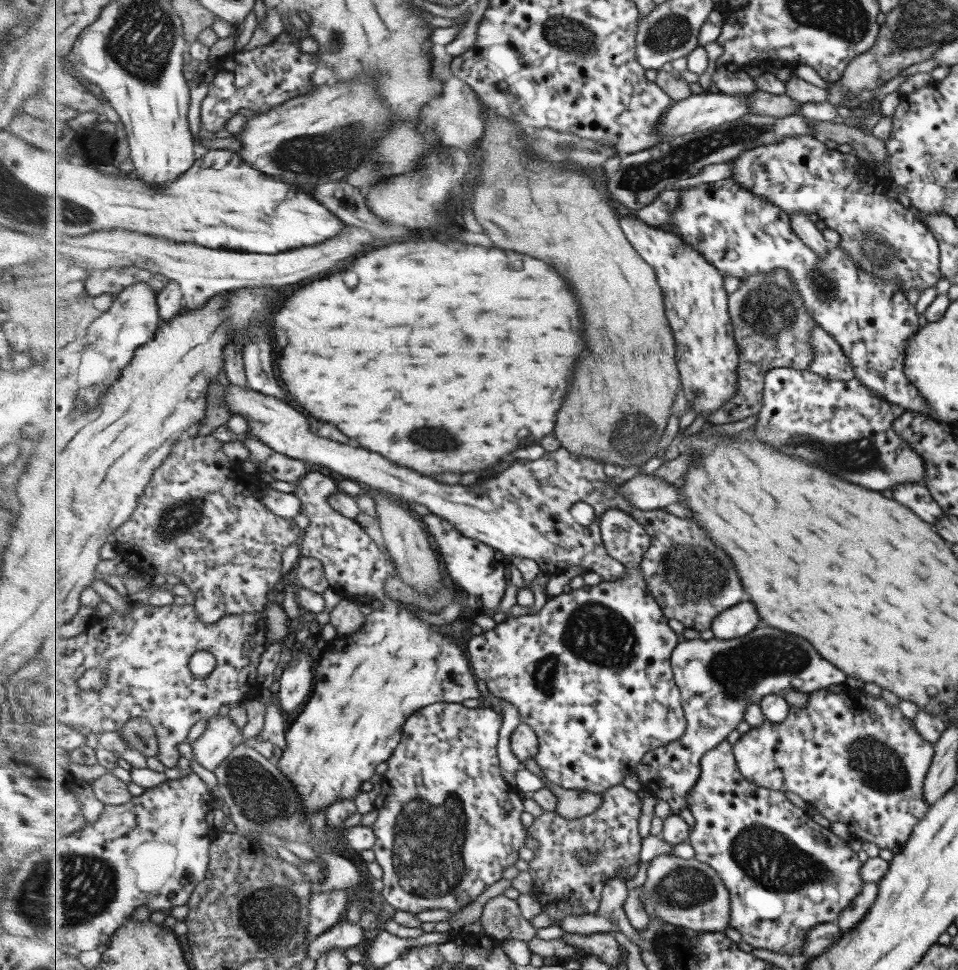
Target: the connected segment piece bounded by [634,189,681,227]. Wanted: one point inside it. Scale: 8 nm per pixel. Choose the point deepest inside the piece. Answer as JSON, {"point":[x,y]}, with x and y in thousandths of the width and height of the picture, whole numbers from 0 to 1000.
{"point":[687,220]}

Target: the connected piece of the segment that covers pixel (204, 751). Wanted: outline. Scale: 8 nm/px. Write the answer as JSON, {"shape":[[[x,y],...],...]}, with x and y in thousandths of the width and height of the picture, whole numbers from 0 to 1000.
{"shape":[[[227,737],[217,741],[212,757],[201,765],[199,772],[204,785],[216,794],[223,796],[227,791],[254,765],[254,753],[238,737]]]}

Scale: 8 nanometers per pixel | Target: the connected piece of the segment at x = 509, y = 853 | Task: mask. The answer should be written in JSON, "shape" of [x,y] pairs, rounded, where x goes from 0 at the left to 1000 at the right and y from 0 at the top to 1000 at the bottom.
{"shape":[[[454,725],[435,733],[422,748],[422,757],[418,769],[413,771],[408,782],[405,784],[405,792],[398,806],[398,816],[391,823],[389,833],[395,838],[394,845],[389,849],[392,859],[392,872],[388,874],[391,888],[400,897],[399,907],[402,910],[398,922],[401,929],[414,938],[422,938],[437,942],[444,938],[462,936],[469,939],[478,939],[481,936],[498,928],[504,920],[525,905],[525,899],[531,893],[538,893],[544,887],[544,876],[549,873],[554,864],[551,855],[544,849],[546,839],[546,823],[538,810],[527,806],[523,792],[521,792],[521,779],[519,779],[519,765],[521,765],[521,753],[525,748],[525,738],[519,730],[496,729],[487,730],[481,725]]]}

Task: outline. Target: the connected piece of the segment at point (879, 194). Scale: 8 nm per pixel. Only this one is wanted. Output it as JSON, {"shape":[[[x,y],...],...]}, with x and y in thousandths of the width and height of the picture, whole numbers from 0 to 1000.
{"shape":[[[834,140],[818,143],[811,149],[786,153],[761,168],[765,170],[765,185],[769,185],[780,195],[796,201],[804,210],[813,212],[825,223],[851,220],[863,235],[874,239],[874,255],[878,255],[890,271],[903,279],[909,279],[918,289],[938,290],[938,298],[943,303],[947,303],[950,297],[958,299],[960,303],[963,298],[976,294],[980,289],[979,254],[976,244],[955,224],[954,216],[943,214],[936,206],[923,199],[915,180],[909,181],[903,175],[903,169],[897,169],[897,163],[890,157],[864,155],[851,141]]]}

